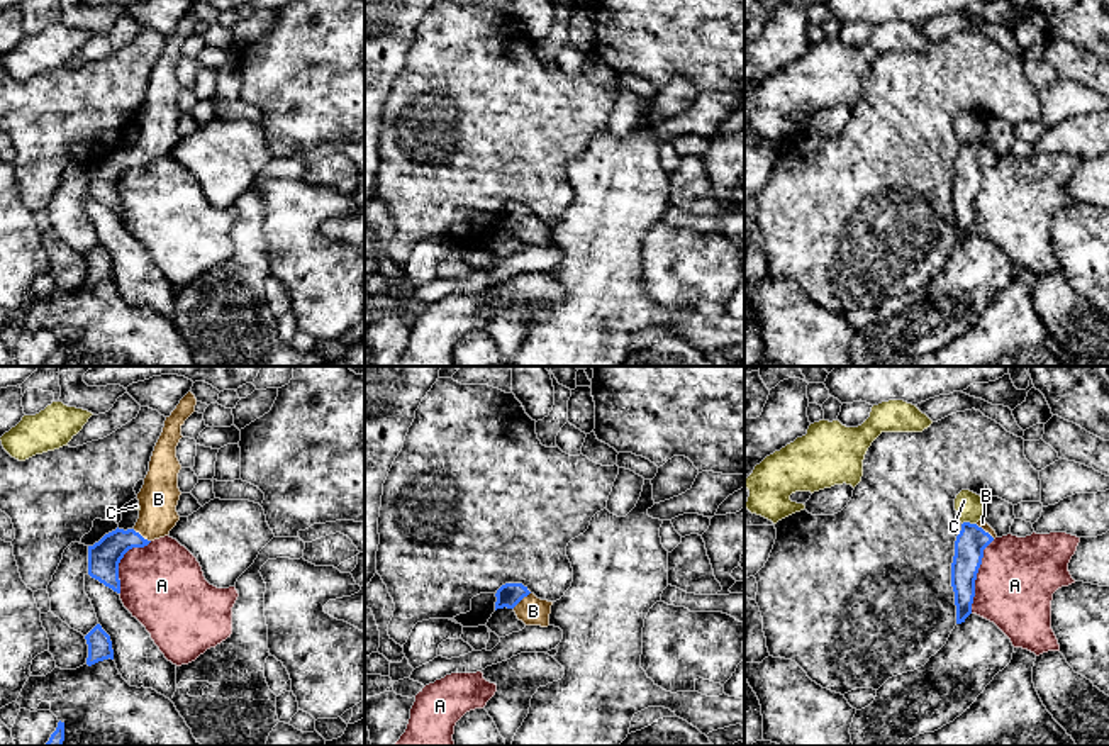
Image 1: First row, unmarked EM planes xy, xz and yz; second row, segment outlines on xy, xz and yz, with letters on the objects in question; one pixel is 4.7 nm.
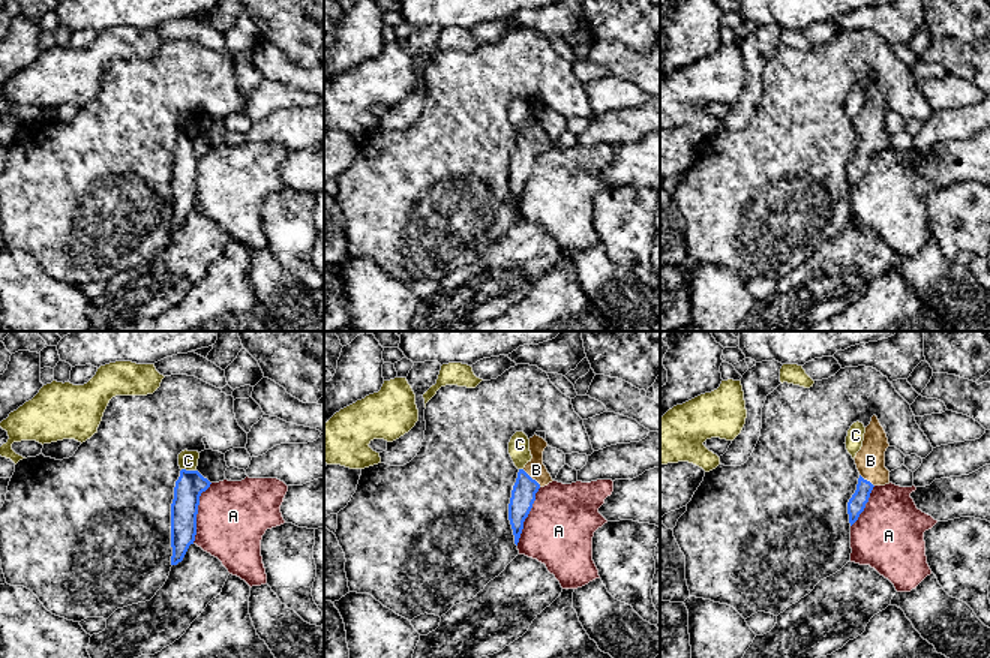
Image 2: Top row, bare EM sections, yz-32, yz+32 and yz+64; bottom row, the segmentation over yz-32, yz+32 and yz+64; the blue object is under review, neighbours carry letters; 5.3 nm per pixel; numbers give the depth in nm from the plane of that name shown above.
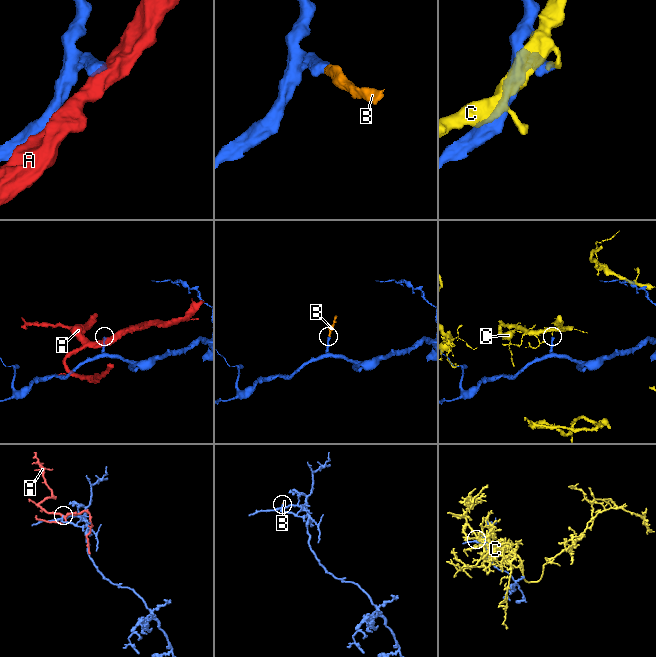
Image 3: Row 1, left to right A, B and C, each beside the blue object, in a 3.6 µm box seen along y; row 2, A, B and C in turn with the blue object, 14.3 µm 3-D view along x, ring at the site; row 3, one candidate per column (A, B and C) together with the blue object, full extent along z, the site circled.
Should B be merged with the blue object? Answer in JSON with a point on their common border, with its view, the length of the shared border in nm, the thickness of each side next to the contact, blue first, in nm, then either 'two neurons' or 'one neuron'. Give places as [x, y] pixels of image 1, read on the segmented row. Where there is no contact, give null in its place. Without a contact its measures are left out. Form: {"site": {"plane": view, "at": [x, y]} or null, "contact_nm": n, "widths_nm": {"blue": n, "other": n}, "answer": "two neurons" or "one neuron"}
{"site": {"plane": "xy", "at": [139, 534]}, "contact_nm": 110, "widths_nm": {"blue": 160, "other": 190}, "answer": "one neuron"}

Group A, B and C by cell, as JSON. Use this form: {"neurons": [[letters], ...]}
{"neurons": [["A"], ["B"], ["C"]]}

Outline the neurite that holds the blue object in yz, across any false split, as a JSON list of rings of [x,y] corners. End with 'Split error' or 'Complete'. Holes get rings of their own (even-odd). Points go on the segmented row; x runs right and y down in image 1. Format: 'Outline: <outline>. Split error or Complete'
Outline: [[[982,519],[977,524],[963,522],[955,541],[951,563],[951,587],[955,592],[956,624],[972,614],[975,580],[982,565],[984,549],[997,537],[995,531]]]. Split error

